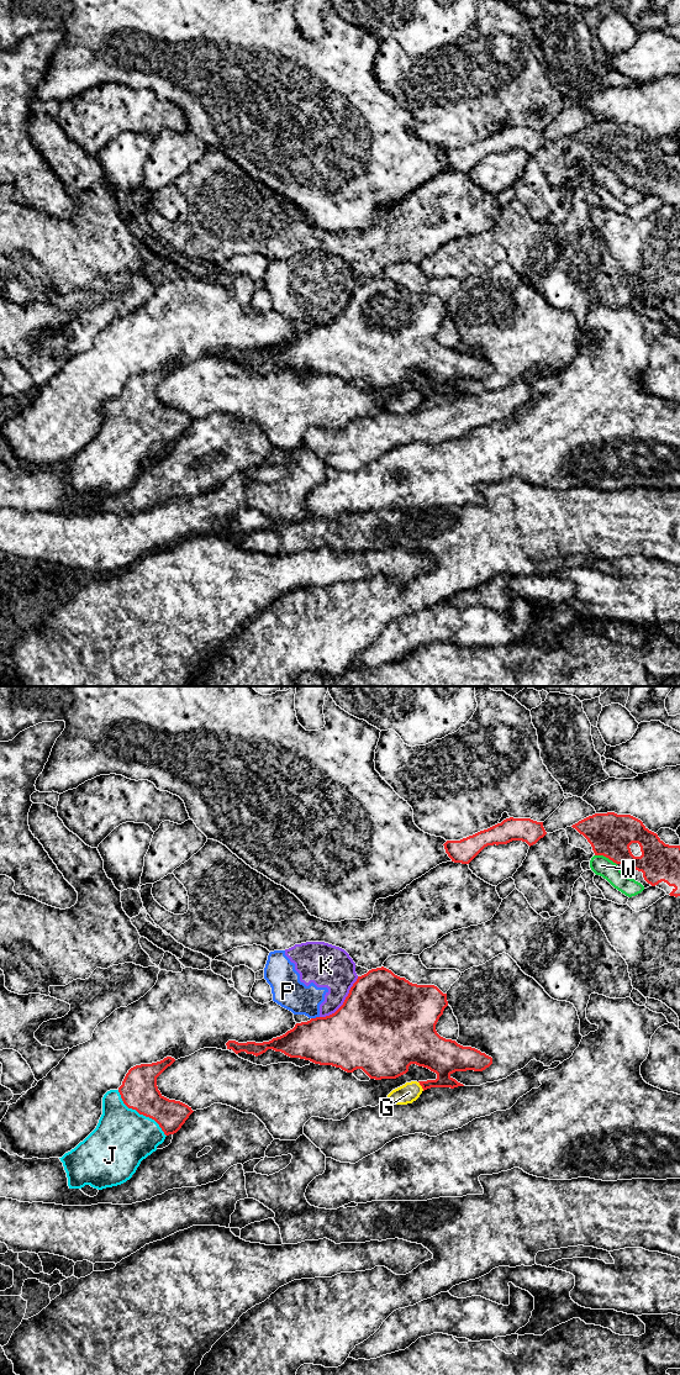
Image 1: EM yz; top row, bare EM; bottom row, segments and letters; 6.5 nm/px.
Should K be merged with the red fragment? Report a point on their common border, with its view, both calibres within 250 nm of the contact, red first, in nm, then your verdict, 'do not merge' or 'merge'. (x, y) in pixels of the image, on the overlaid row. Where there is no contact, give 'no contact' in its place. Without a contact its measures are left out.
yz (344, 1001) | 500/280 nm | do not merge

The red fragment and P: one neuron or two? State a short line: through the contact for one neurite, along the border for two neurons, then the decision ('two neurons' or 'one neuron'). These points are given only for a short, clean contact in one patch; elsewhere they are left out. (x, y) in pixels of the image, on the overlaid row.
line yz (319, 1016), (311, 1018); two neurons

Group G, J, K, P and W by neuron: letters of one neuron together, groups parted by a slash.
G / J / K P / W

